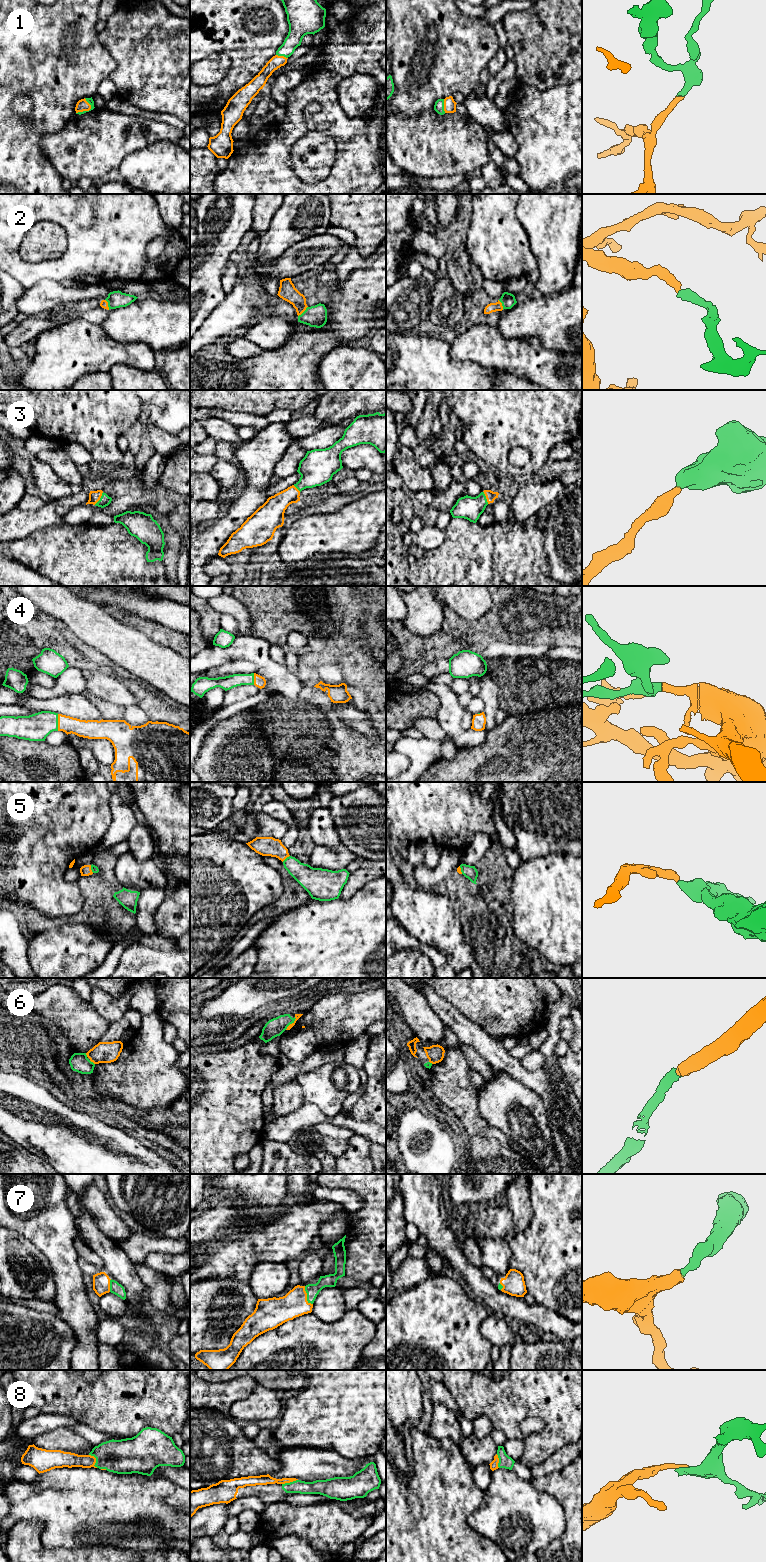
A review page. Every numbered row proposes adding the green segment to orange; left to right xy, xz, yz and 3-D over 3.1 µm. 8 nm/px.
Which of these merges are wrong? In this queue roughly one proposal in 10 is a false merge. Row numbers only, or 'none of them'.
none of them

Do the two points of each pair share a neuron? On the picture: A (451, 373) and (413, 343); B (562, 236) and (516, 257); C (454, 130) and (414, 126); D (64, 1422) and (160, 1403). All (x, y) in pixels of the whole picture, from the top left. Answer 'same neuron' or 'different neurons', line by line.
A: same neuron
B: different neurons
C: same neuron
D: different neurons

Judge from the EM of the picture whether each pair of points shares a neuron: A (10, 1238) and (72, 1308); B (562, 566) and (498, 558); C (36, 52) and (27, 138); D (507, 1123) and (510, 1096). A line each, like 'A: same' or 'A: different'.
A: different
B: different
C: same
D: same

